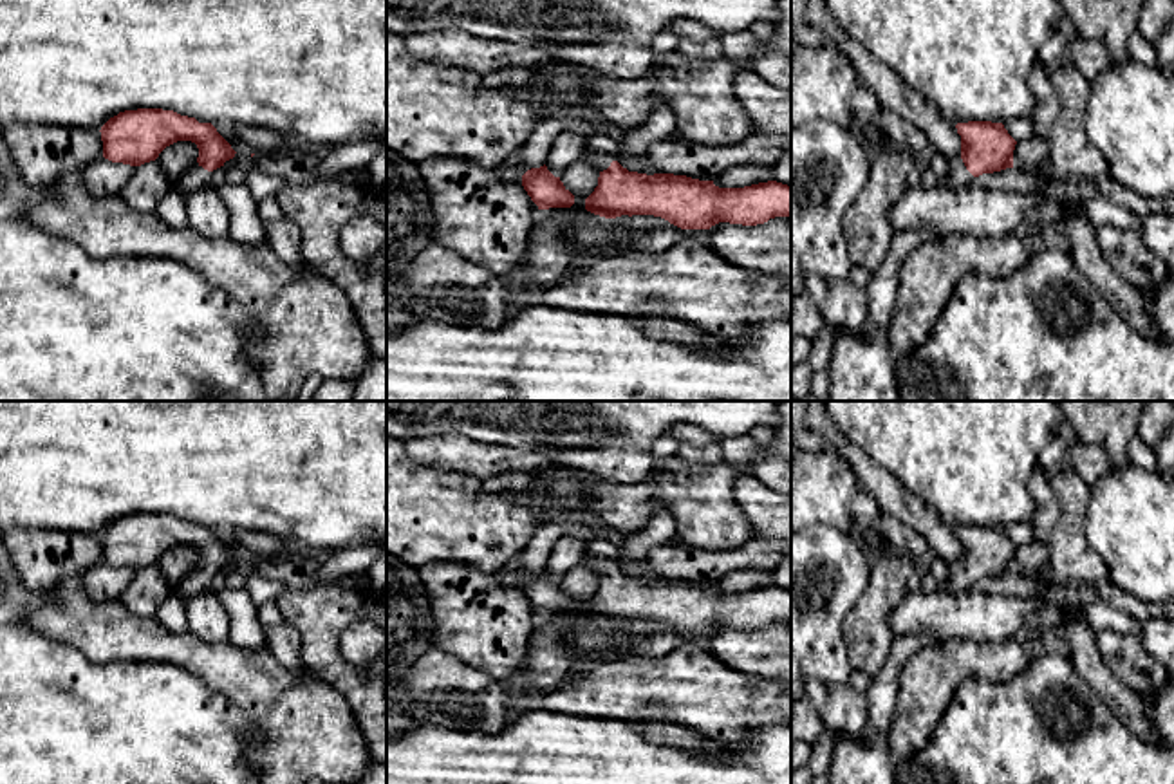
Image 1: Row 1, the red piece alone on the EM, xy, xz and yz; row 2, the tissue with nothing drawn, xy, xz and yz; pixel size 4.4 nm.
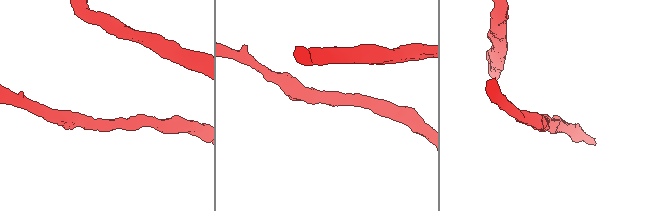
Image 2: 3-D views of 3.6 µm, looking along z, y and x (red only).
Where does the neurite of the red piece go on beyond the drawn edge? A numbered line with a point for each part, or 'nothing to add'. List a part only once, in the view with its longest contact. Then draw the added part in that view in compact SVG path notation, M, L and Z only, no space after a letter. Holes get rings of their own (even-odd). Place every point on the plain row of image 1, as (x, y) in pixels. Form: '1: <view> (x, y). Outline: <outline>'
1: yz (959, 582). Outline: M955 562L955 564L948 565L948 583L946 583L946 589L945 591L939 589L939 591L961 596L964 593L970 593L974 583L975 582L966 574L963 564Z

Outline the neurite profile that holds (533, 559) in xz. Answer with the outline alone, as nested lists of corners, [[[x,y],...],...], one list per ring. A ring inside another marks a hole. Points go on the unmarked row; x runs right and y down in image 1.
[[[538,522],[527,546],[497,574],[497,580],[506,587],[522,589],[522,580],[531,573],[545,569],[554,544],[560,537],[571,535],[585,544],[600,538],[598,527],[578,522]]]

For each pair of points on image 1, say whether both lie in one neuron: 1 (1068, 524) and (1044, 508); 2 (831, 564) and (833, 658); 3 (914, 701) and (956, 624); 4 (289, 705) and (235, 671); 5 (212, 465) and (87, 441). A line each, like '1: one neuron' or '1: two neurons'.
1: two neurons
2: one neuron
3: two neurons
4: one neuron
5: one neuron

